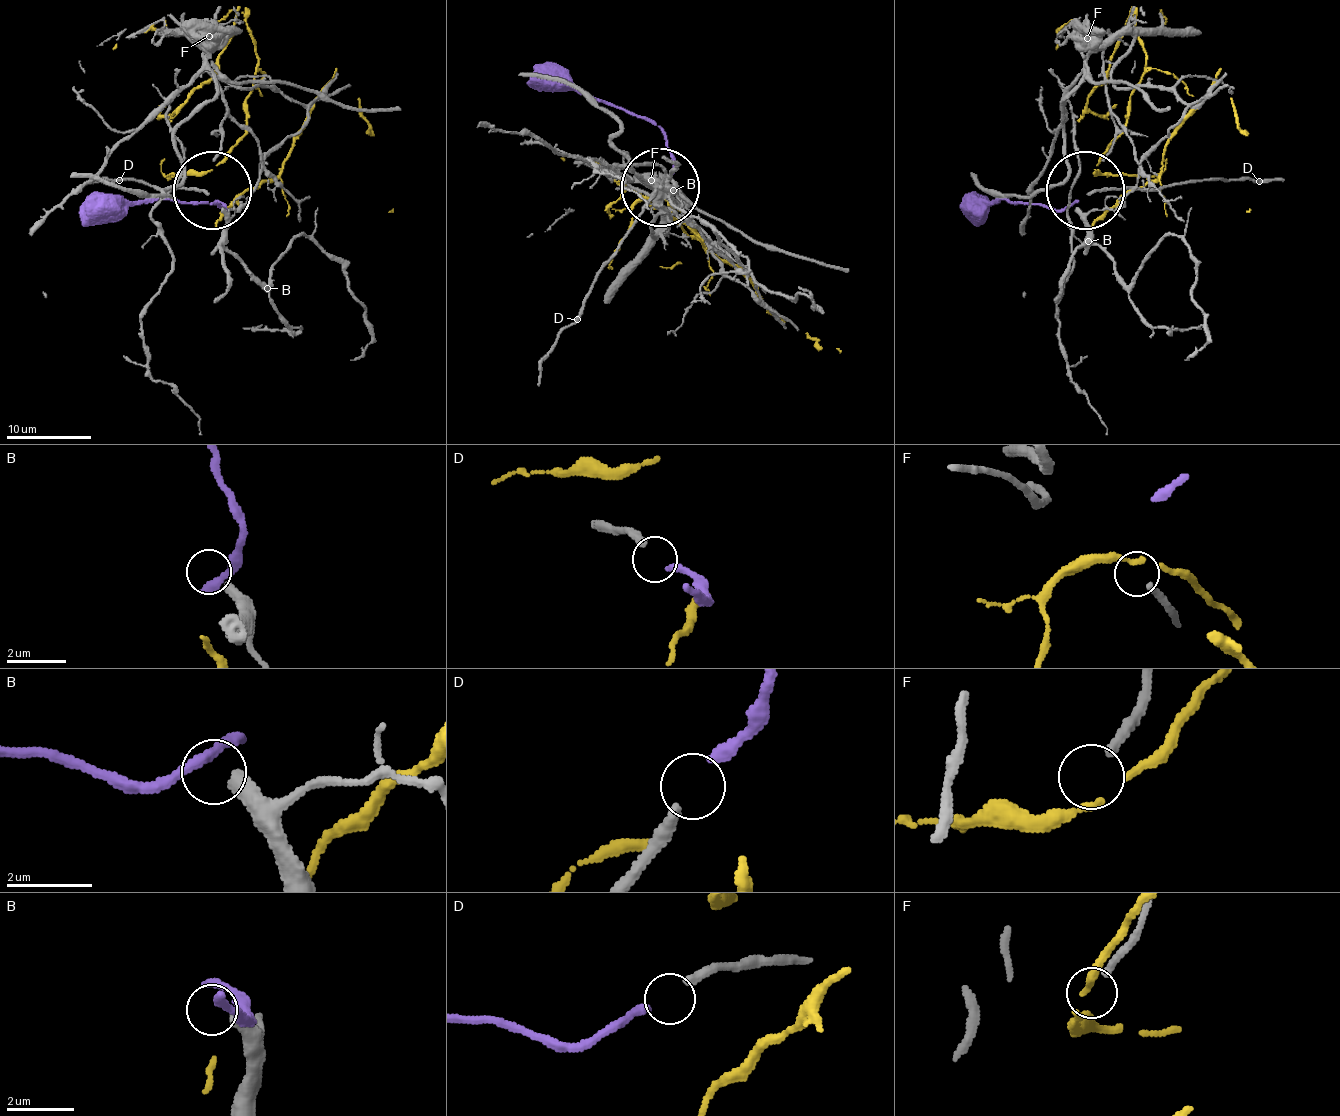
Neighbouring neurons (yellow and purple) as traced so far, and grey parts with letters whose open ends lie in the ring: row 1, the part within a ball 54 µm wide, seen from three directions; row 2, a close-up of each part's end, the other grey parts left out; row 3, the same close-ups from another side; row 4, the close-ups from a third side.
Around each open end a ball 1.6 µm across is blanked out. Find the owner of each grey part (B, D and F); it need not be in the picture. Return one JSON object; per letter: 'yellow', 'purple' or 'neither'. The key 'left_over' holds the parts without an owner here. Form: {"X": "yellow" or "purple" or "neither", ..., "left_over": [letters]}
{"B": "neither", "D": "purple", "F": "neither", "left_over": ["B", "F"]}

